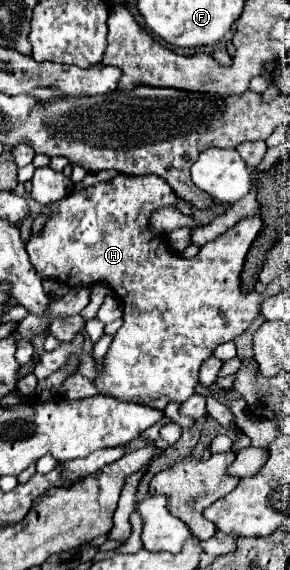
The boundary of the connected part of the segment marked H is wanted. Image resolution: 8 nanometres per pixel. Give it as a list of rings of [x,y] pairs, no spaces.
[[[119,174],[109,182],[99,182],[55,202],[55,214],[47,220],[45,228],[27,242],[27,254],[41,278],[57,280],[69,288],[103,282],[113,288],[115,296],[123,303],[123,326],[117,330],[113,344],[105,354],[103,374],[95,380],[103,394],[111,394],[119,400],[131,400],[135,396],[157,400],[161,396],[169,396],[169,400],[185,402],[195,394],[203,360],[207,360],[219,344],[243,334],[259,314],[265,300],[265,296],[257,292],[243,294],[239,284],[245,256],[261,232],[263,220],[259,216],[245,218],[237,222],[235,228],[203,245],[195,258],[183,258],[169,248],[163,236],[155,236],[149,226],[153,212],[161,206],[175,204],[177,196],[159,176]]]

